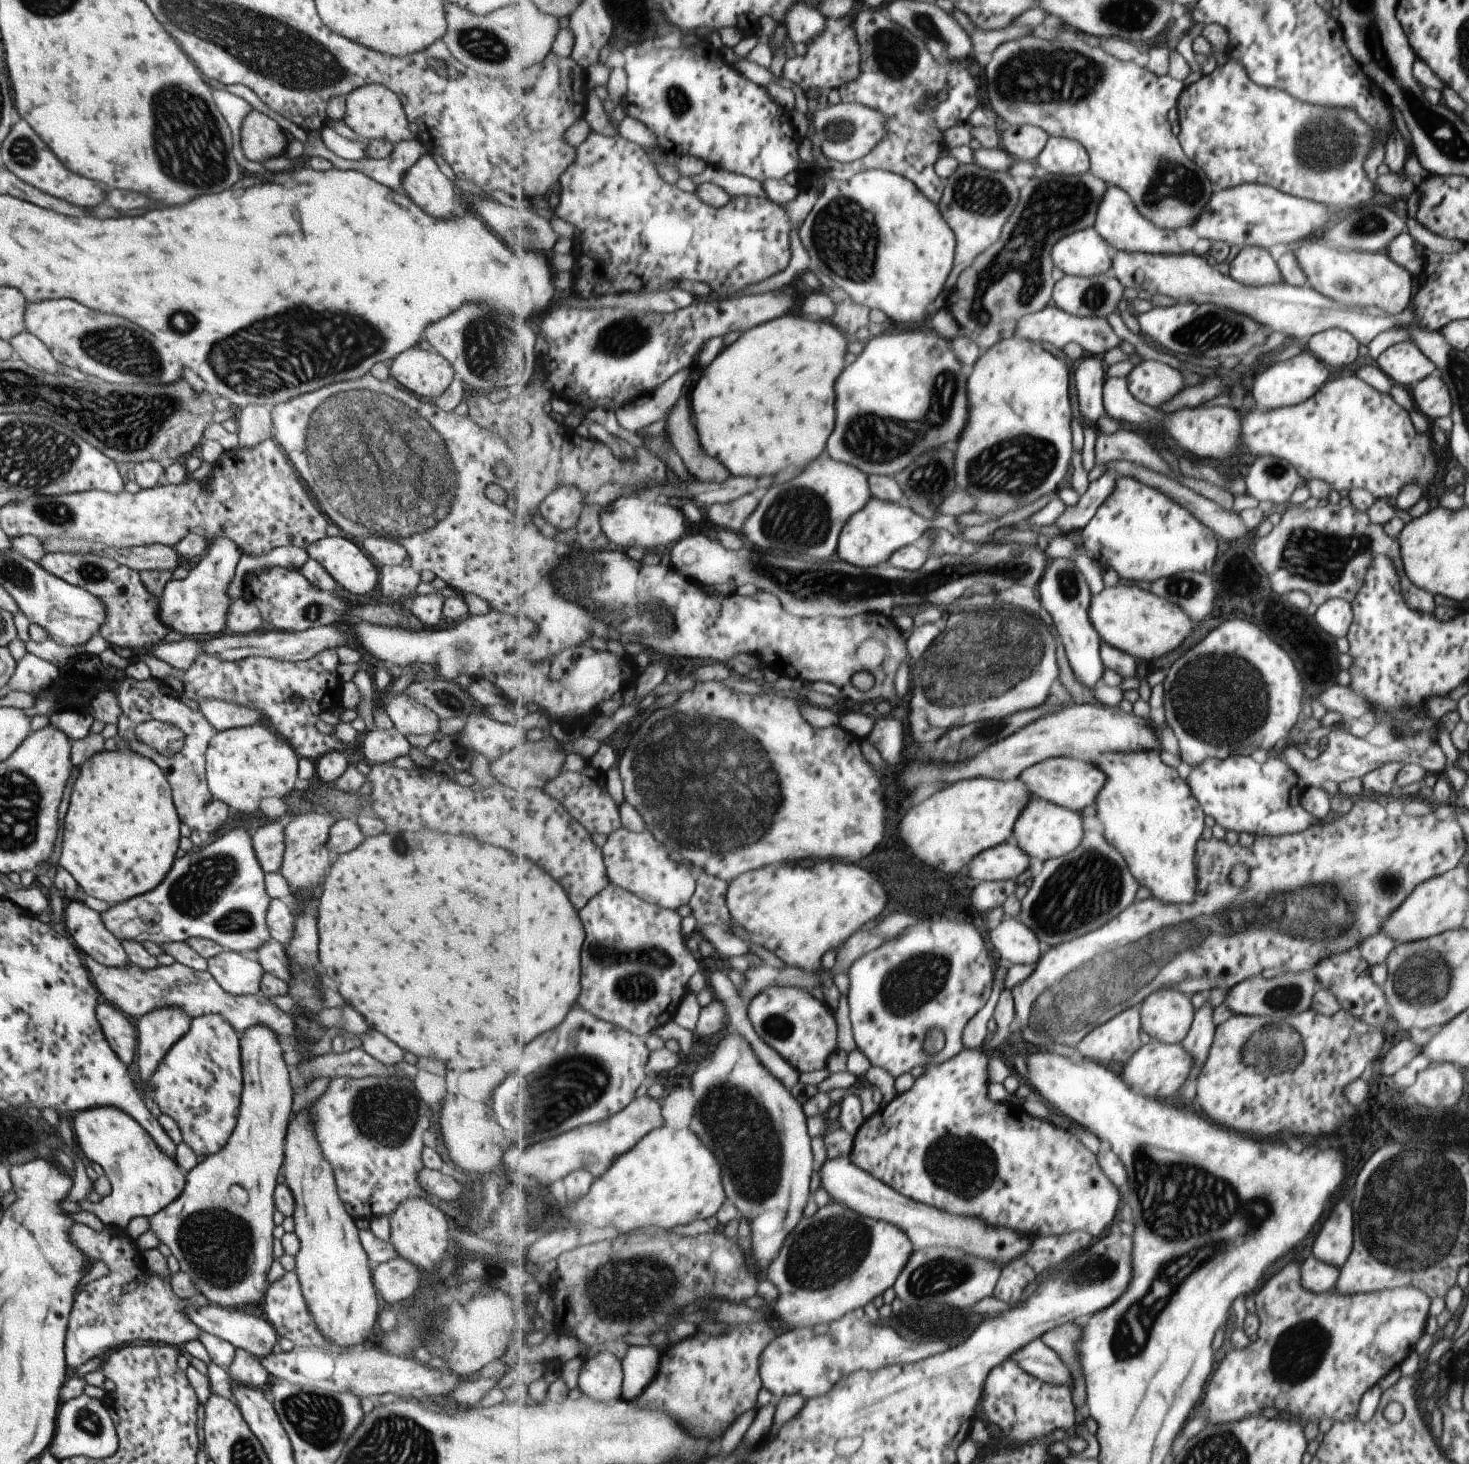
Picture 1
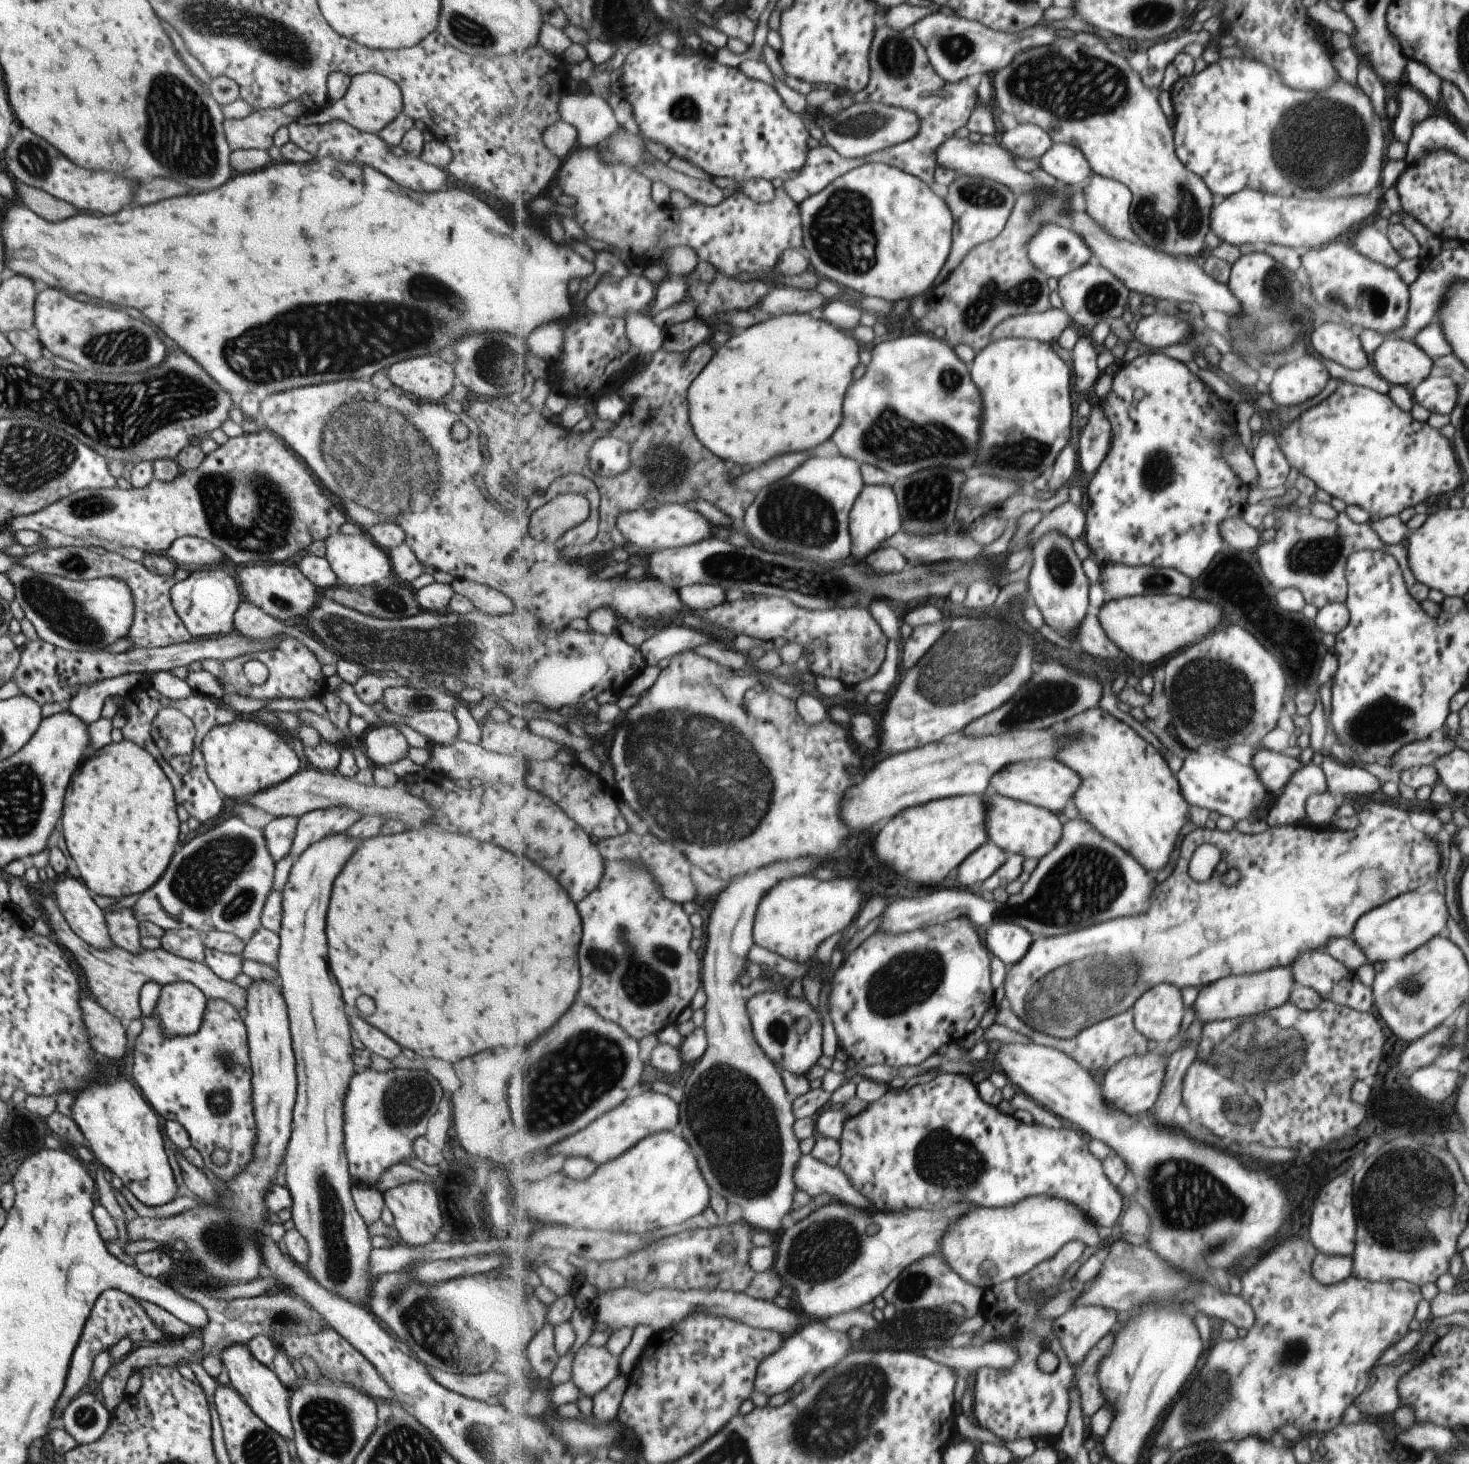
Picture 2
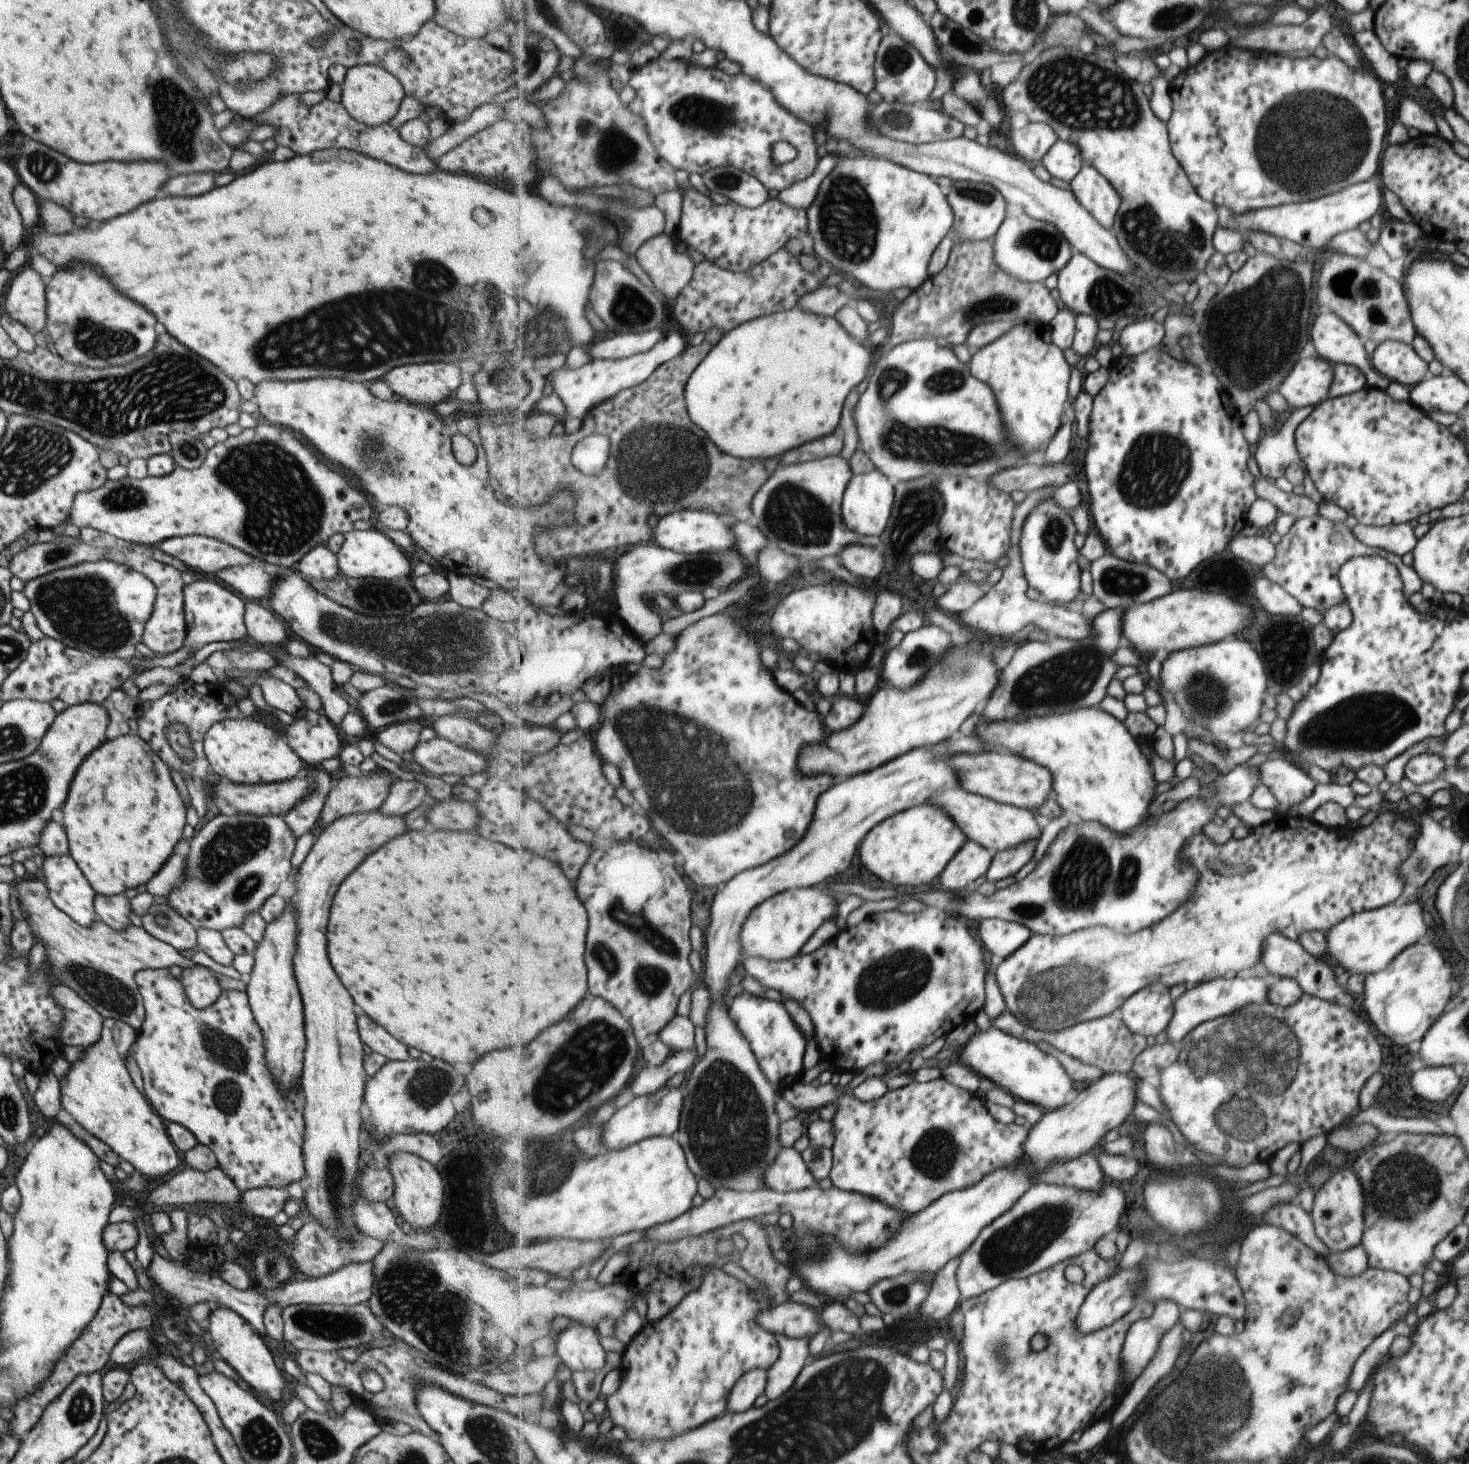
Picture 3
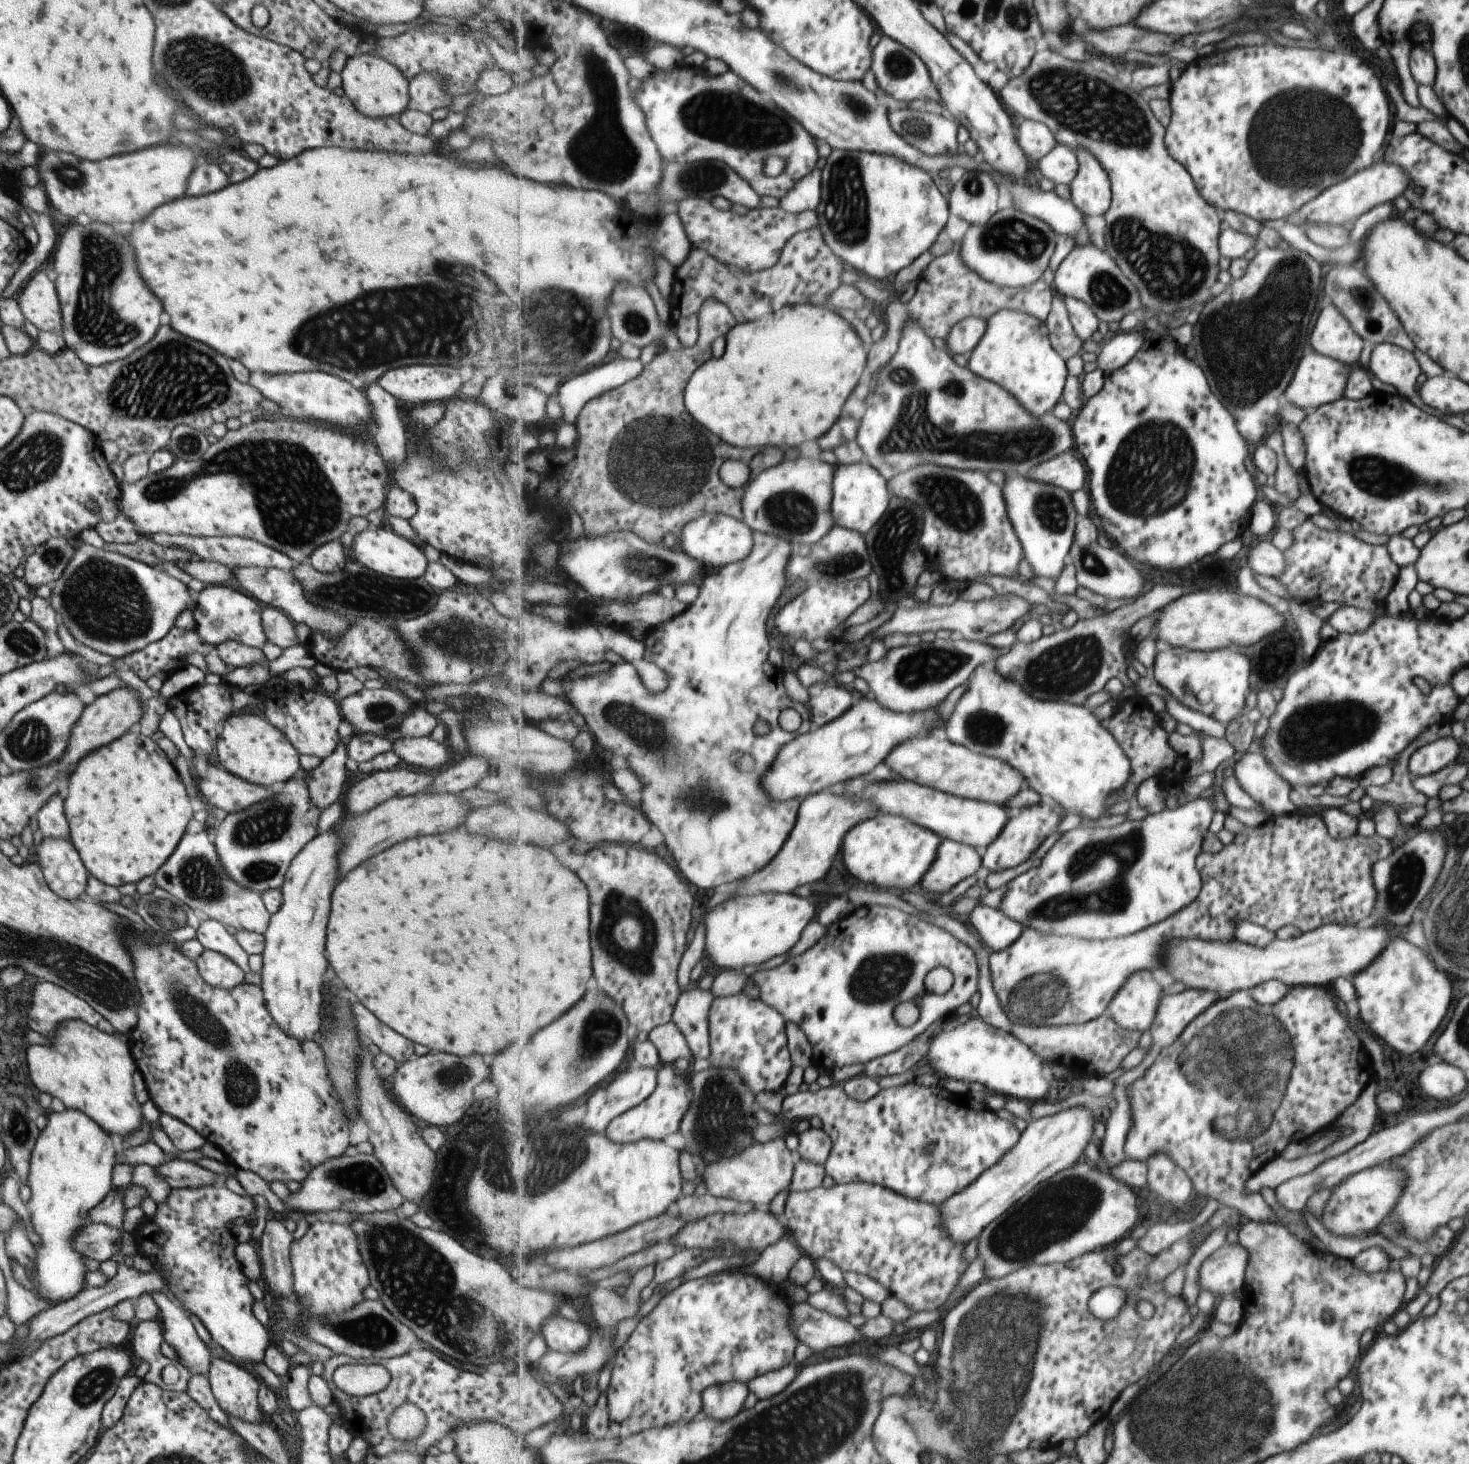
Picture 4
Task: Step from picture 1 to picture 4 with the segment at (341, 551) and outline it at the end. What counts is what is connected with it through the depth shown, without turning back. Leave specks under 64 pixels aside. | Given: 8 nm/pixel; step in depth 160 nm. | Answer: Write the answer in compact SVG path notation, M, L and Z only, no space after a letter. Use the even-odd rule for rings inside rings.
M386 524L377 528L368 527L357 534L352 540L348 554L349 560L357 560L358 563L361 563L366 569L372 570L375 574L396 579L421 577L428 563L421 546L417 546L413 541L393 533Z

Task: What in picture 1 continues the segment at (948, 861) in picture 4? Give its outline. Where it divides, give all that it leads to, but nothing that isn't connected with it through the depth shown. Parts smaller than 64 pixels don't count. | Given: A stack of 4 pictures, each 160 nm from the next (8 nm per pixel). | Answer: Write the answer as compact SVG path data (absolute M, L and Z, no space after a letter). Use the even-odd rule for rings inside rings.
M1015 841L991 848L969 865L969 876L981 882L1016 879L1029 869L1029 856Z

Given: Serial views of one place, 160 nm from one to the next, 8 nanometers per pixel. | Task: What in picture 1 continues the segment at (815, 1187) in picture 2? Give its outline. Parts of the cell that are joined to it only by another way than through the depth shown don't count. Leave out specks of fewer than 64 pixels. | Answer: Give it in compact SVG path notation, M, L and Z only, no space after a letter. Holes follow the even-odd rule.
M850 1157L827 1158L820 1166L820 1185L831 1194L832 1201L845 1204L863 1216L883 1220L901 1228L914 1243L914 1251L923 1250L927 1246L949 1246L949 1248L961 1248L967 1254L991 1260L999 1266L1006 1266L1011 1260L1027 1254L1033 1246L1032 1238L1025 1234L1021 1236L1011 1228L991 1226L981 1218L955 1216L932 1205L907 1200L907 1196L901 1196L885 1182L856 1166Z

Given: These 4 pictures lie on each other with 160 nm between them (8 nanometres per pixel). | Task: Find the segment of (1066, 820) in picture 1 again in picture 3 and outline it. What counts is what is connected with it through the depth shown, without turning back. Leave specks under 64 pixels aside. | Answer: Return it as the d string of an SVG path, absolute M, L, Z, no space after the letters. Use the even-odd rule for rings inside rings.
M961 787L935 793L930 804L943 809L953 819L953 822L963 830L968 840L978 842L993 853L1016 847L1022 842L1038 840L1041 836L1041 828L1035 822L1037 812L1000 803L983 795L970 793Z

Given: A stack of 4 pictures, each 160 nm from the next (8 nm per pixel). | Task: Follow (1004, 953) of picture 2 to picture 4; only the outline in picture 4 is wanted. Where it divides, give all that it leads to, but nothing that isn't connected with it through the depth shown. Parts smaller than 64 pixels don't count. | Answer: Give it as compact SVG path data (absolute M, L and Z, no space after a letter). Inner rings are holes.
M983 904L976 905L968 916L969 922L993 951L1008 949L1022 936L1025 928L1020 922L1007 916L1003 909Z

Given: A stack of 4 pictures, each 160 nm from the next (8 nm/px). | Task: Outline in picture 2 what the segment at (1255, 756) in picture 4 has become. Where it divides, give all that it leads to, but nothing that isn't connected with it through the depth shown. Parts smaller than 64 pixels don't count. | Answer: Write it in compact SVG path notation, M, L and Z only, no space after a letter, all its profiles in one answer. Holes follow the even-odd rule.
M1309 763L1291 774L1287 784L1274 794L1273 806L1262 816L1268 826L1289 825L1302 822L1305 800L1311 794L1327 791L1325 776L1320 768Z

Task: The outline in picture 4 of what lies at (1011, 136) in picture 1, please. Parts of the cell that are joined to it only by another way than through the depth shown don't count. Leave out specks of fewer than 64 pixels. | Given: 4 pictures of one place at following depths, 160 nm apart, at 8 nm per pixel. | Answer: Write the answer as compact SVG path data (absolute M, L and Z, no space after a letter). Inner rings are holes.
M1025 119L1018 126L1017 135L1019 144L1031 160L1040 161L1058 145L1049 126L1033 119Z

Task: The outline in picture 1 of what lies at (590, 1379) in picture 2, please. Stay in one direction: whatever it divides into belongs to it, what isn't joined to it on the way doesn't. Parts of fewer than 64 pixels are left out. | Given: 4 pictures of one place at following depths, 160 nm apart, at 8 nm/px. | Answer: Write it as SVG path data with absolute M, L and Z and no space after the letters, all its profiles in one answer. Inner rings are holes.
M604 1351L593 1358L584 1359L576 1386L591 1399L609 1400L621 1394L624 1386L622 1360Z

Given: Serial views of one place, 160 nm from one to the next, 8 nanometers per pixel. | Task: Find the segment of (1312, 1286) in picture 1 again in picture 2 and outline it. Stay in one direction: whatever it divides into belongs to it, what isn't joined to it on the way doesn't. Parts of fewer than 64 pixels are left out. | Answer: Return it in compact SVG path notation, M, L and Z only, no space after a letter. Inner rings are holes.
M1317 1253L1312 1261L1312 1275L1317 1282L1330 1285L1352 1274L1352 1256L1336 1257Z

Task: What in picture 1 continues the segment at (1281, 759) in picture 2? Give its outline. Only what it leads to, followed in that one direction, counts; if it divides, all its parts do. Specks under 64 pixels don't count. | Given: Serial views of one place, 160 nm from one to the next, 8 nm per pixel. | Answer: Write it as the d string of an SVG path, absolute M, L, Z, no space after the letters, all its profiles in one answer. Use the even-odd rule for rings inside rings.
M1342 720L1332 724L1332 730L1327 735L1327 744L1325 750L1314 760L1306 760L1299 750L1296 750L1294 743L1287 744L1281 752L1282 762L1293 772L1297 778L1297 784L1300 783L1307 787L1317 787L1322 781L1335 782L1339 785L1341 782L1357 778L1361 779L1365 774L1372 772L1375 768L1386 763L1417 764L1421 766L1427 774L1439 775L1445 768L1445 754L1437 744L1431 744L1423 754L1415 754L1407 750L1399 740L1391 740L1386 746L1373 746L1361 739L1357 739L1341 728Z

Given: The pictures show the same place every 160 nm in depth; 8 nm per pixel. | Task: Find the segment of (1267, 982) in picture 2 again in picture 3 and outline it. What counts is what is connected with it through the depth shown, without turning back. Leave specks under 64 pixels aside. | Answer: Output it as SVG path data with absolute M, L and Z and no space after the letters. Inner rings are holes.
M1253 974L1249 976L1235 976L1228 979L1216 978L1215 980L1197 983L1191 989L1184 991L1174 1002L1174 1016L1166 1028L1167 1042L1179 1045L1179 1042L1190 1030L1202 1022L1222 1017L1239 1010L1242 1006L1251 1003L1258 1005L1266 1000L1267 987Z

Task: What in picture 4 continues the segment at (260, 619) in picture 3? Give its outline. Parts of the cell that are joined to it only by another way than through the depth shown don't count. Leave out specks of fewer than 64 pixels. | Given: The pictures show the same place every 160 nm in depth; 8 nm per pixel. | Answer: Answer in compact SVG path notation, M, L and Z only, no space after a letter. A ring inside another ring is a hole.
M265 607L261 611L263 632L271 644L286 649L298 643L295 637L294 622L281 610Z

